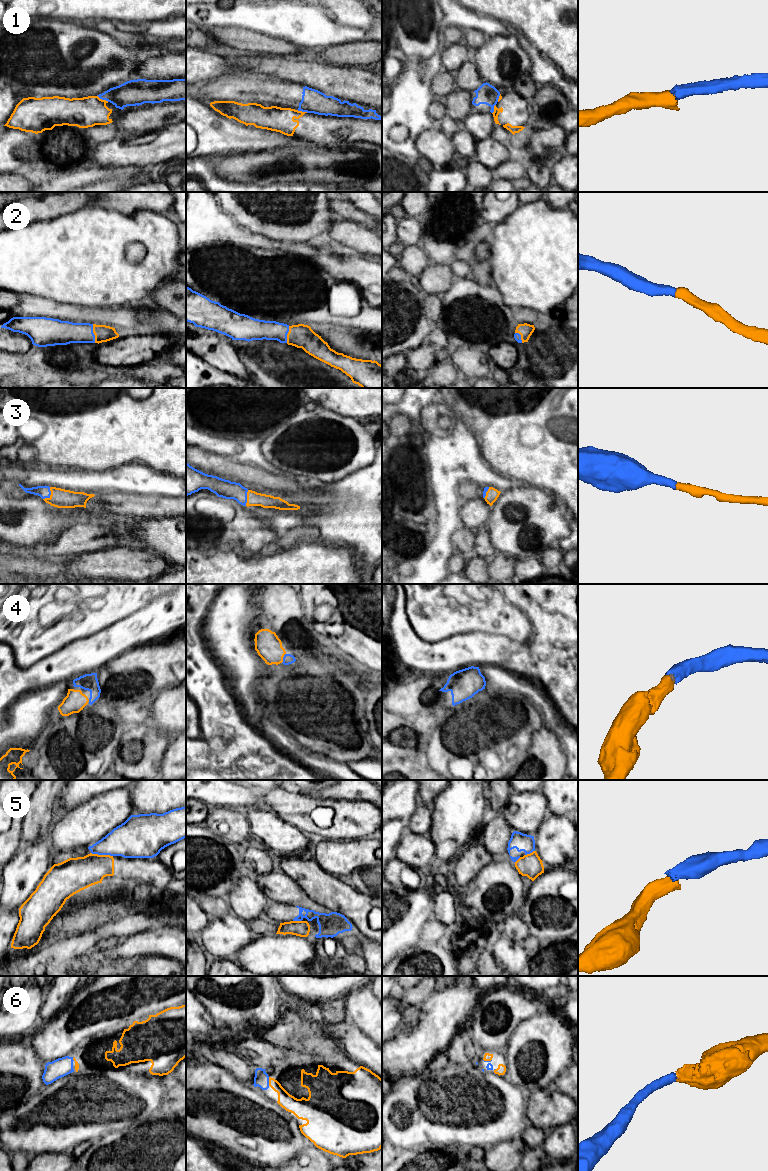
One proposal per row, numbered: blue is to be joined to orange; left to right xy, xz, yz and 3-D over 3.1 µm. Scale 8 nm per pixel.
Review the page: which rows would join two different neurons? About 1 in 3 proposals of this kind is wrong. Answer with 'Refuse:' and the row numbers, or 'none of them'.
Refuse: 1, 5

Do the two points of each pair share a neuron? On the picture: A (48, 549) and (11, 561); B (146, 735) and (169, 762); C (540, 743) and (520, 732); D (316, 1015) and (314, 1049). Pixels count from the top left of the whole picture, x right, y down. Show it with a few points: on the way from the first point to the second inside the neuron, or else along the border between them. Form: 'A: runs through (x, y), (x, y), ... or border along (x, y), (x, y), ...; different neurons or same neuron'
A: border along (10, 554), (47, 555), (51, 557); different neurons
B: border along (163, 758), (159, 769); different neurons
C: border along (542, 725), (530, 739); different neurons
D: border along (309, 1020), (330, 1032); different neurons

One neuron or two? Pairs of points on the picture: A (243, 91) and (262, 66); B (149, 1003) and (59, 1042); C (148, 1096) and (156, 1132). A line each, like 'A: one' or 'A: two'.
A: two
B: one
C: two

